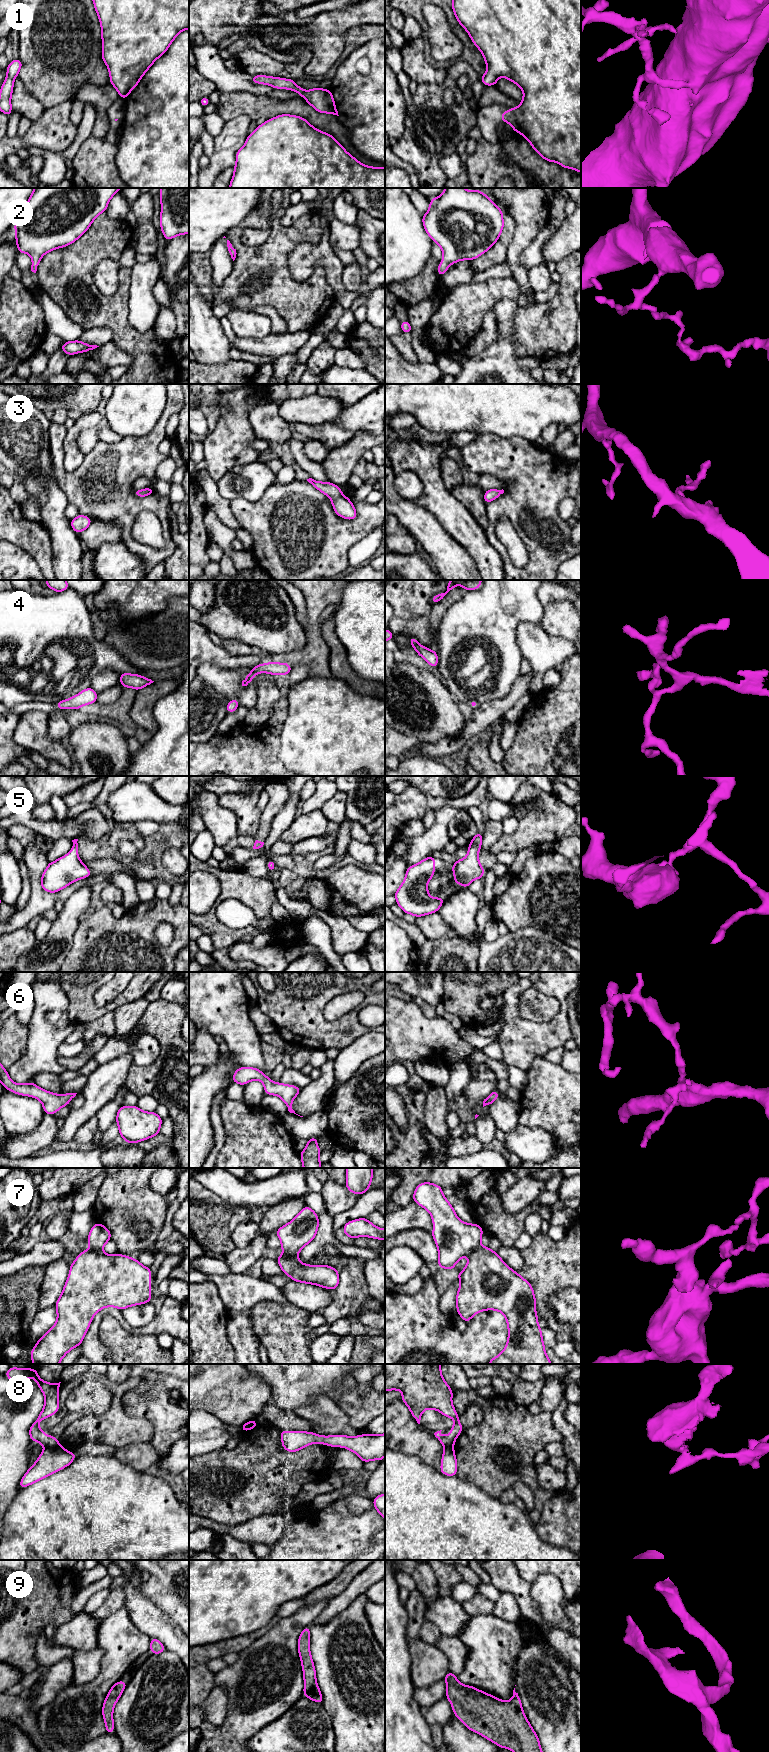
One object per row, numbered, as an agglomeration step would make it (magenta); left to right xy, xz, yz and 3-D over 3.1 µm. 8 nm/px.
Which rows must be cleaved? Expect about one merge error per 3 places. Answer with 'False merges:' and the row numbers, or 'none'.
False merges: 7, 8

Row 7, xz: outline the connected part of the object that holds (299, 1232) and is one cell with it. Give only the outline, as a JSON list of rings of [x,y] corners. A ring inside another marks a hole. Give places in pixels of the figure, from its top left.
[[[305,1206],[289,1223],[276,1230],[284,1253],[297,1257],[304,1246],[314,1240],[319,1226],[318,1214]]]

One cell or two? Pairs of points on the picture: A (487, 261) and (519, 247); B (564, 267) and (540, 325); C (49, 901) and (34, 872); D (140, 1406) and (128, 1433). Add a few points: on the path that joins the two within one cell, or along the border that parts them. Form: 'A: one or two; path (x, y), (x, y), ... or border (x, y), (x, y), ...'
A: two; border (515, 231), (505, 260)
B: one; path (566, 282), (566, 298), (564, 303), (555, 312)
C: one; path (42, 894), (36, 888), (35, 879)
D: two; border (122, 1397), (124, 1410), (149, 1421), (152, 1433)

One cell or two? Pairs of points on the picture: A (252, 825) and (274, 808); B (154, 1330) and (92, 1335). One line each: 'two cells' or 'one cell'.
A: two cells
B: one cell

